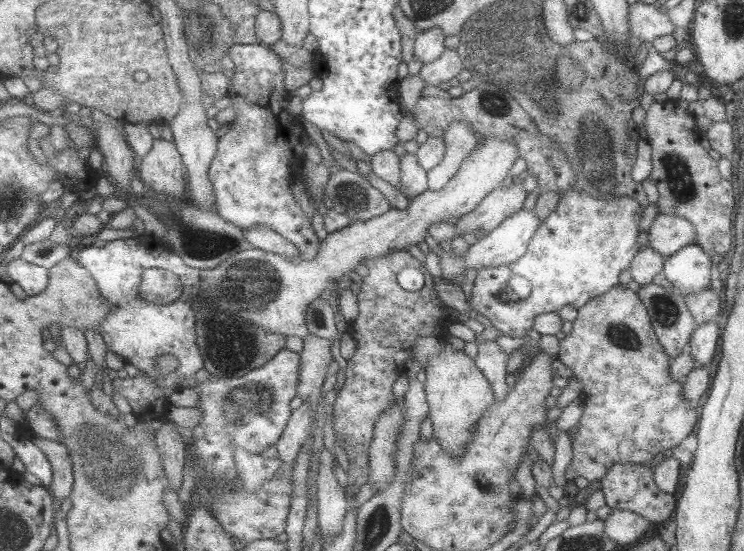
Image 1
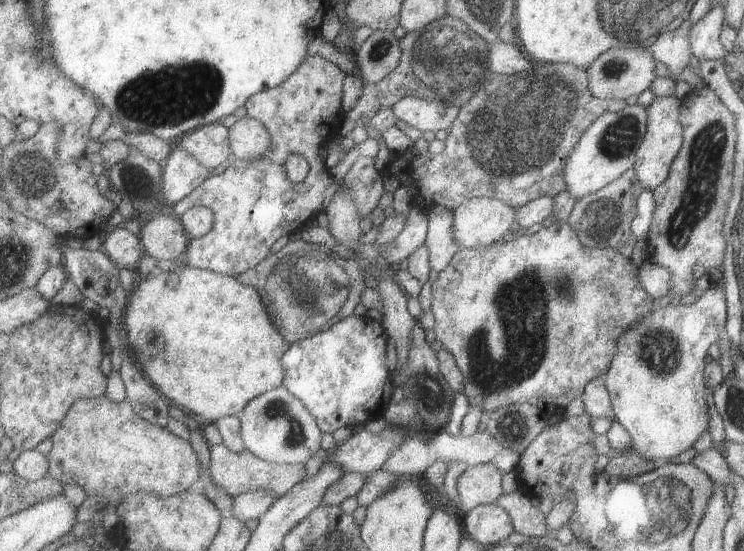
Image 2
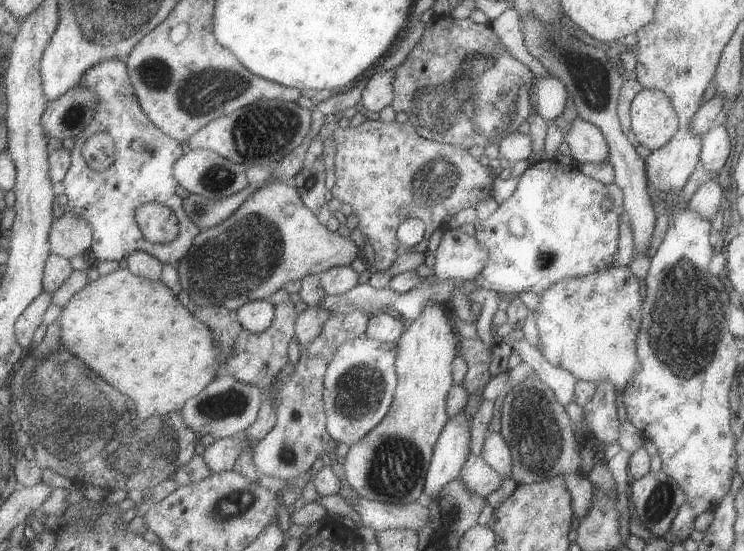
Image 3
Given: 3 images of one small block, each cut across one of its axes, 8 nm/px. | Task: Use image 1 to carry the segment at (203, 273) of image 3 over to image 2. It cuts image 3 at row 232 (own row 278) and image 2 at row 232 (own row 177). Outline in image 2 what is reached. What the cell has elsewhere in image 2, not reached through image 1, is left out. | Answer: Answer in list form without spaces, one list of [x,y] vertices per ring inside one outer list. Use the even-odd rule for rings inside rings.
[[[476,197],[463,202],[455,211],[454,234],[460,248],[493,245],[513,229],[515,208],[496,199]]]

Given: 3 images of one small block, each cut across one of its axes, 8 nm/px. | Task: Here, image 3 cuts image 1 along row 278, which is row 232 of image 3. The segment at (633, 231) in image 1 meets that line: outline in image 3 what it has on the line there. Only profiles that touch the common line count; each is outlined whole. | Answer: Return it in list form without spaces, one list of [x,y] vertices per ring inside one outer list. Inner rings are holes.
[[[555,158],[541,159],[529,164],[518,175],[515,188],[506,199],[497,201],[497,206],[488,217],[474,222],[475,238],[486,248],[488,260],[476,279],[444,281],[434,274],[423,278],[416,289],[406,293],[386,286],[376,289],[368,283],[358,284],[342,295],[327,295],[317,306],[333,315],[352,313],[357,309],[371,316],[391,310],[410,323],[417,320],[427,302],[449,304],[453,289],[462,289],[466,298],[485,288],[510,297],[527,291],[538,295],[561,278],[582,277],[593,271],[611,267],[611,259],[617,252],[617,222],[624,212],[621,189],[615,184],[603,185],[583,175],[576,164],[564,165]],[[605,194],[613,199],[610,212],[601,210],[600,202]],[[511,214],[519,214],[527,222],[527,236],[513,238],[507,229]]]

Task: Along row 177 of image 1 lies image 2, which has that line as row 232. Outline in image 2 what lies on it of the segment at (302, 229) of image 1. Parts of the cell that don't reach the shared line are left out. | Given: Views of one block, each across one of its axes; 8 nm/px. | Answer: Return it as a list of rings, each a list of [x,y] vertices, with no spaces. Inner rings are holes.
[[[317,54],[307,57],[299,69],[287,78],[286,82],[276,88],[255,94],[246,103],[248,115],[263,122],[268,128],[272,137],[270,150],[255,161],[236,159],[232,163],[227,163],[221,170],[213,172],[193,193],[170,208],[181,218],[191,207],[206,207],[214,213],[216,219],[215,227],[206,236],[191,238],[188,250],[181,258],[185,266],[210,269],[235,277],[248,272],[270,256],[271,246],[279,238],[301,232],[307,222],[314,221],[320,213],[324,213],[341,188],[350,193],[350,198],[361,217],[369,215],[379,207],[379,202],[385,194],[385,182],[379,170],[375,168],[374,158],[359,156],[343,178],[335,178],[327,170],[320,154],[320,151],[340,134],[344,126],[346,118],[344,92],[346,81],[349,80],[350,77],[339,66],[331,64],[329,60]],[[292,153],[303,154],[310,161],[311,171],[304,182],[293,183],[288,180],[285,164],[289,154]]]

